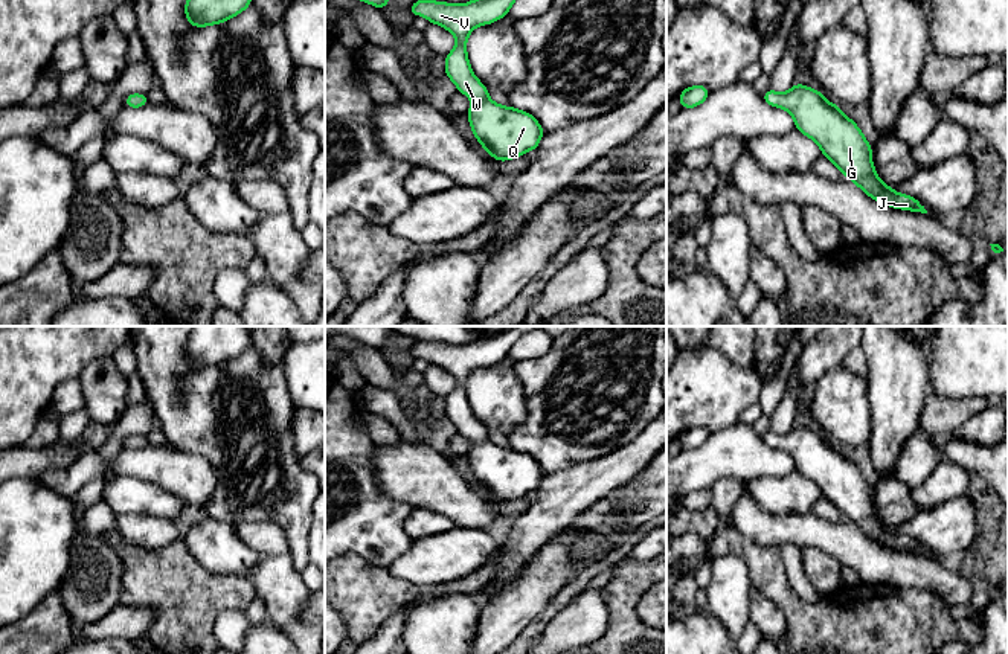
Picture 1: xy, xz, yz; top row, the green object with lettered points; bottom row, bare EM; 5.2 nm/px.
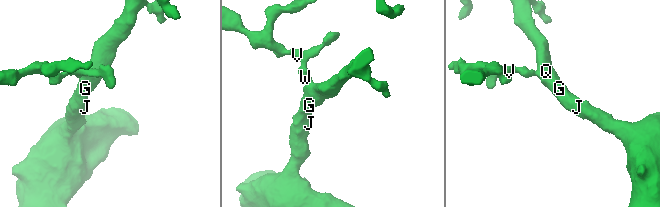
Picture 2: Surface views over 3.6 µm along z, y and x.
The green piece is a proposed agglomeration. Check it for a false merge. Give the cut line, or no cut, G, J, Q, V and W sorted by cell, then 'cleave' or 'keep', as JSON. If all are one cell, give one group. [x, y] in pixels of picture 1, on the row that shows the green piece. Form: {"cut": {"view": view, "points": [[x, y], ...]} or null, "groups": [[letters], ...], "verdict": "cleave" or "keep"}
{"cut": null, "groups": [["G", "J", "Q", "V", "W"]], "verdict": "keep"}

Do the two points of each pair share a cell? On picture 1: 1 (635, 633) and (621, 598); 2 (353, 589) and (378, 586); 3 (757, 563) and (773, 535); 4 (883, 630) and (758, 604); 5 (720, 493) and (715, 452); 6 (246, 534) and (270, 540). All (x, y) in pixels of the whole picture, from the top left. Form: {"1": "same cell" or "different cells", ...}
{"1": "same cell", "2": "same cell", "3": "different cells", "4": "different cells", "5": "different cells", "6": "same cell"}

